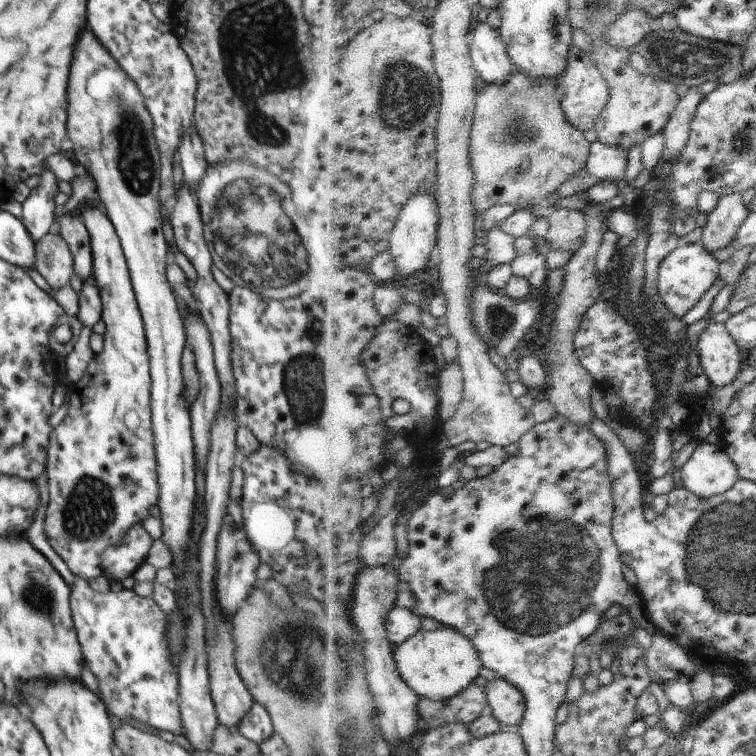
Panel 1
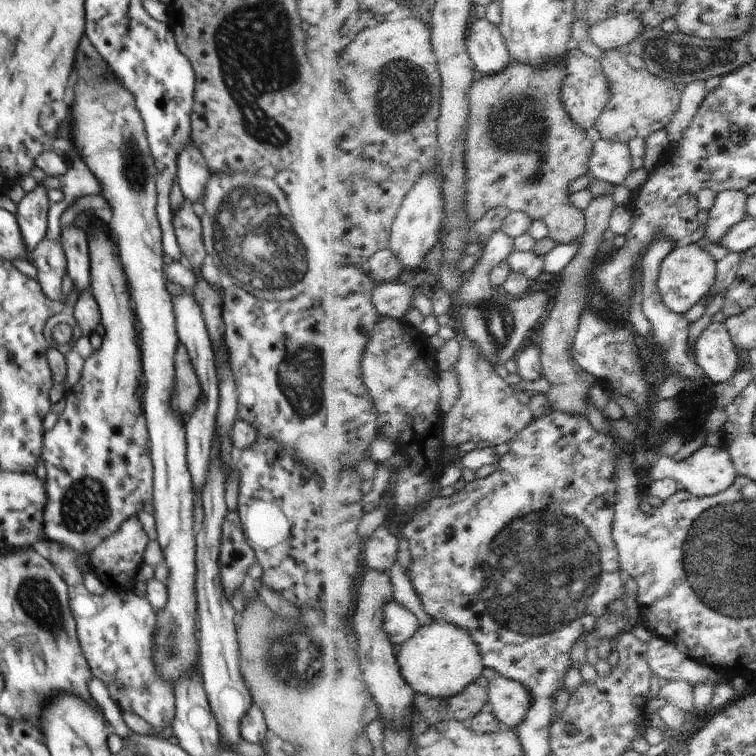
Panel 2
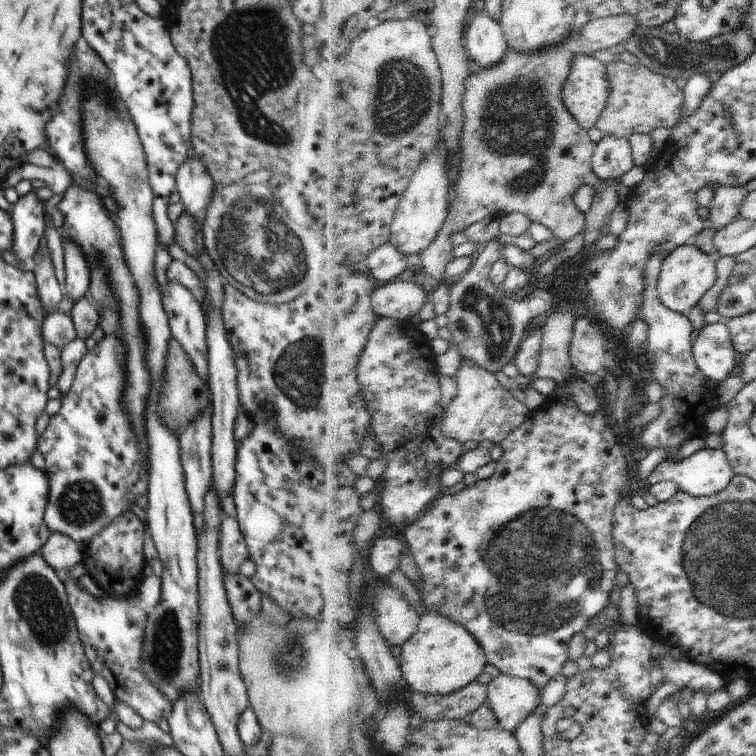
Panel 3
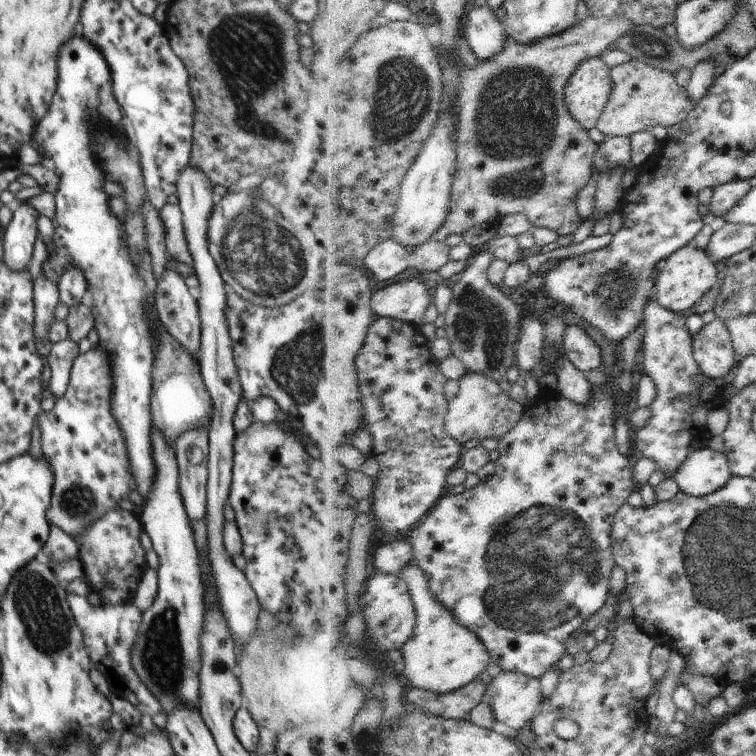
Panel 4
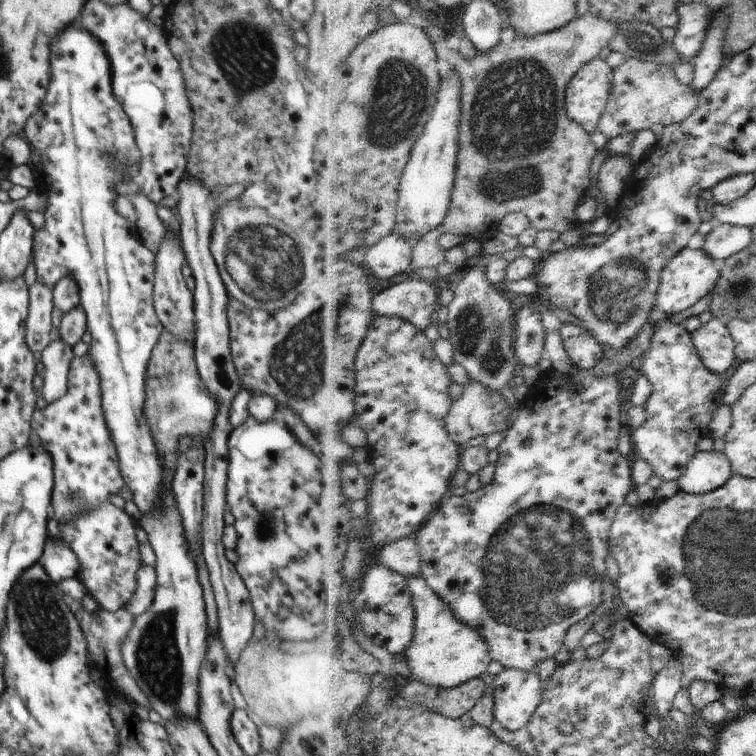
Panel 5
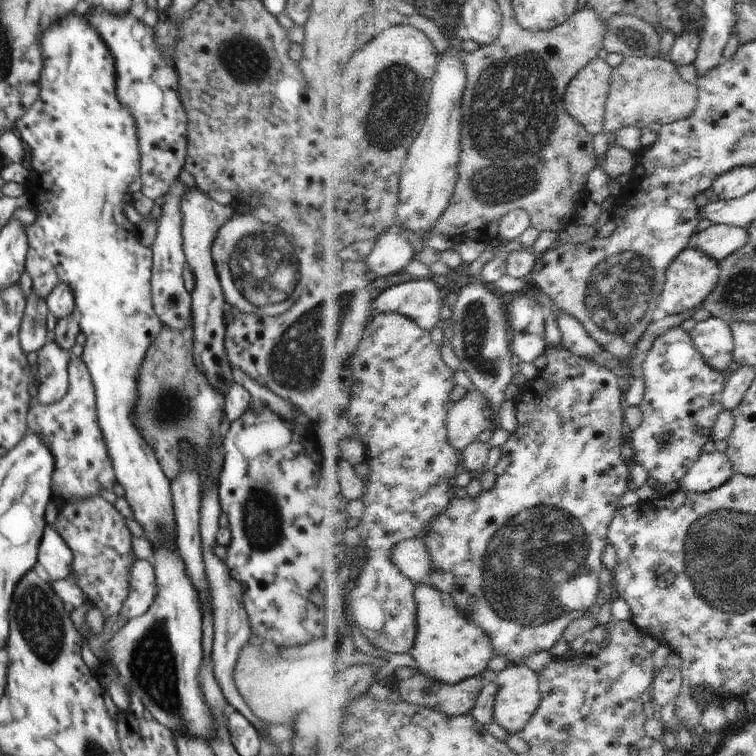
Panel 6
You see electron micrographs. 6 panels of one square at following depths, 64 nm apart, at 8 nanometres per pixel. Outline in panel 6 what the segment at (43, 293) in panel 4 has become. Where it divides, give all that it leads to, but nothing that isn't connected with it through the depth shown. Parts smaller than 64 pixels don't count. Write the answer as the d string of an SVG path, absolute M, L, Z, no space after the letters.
M36 291L30 292L25 304L24 316L19 332L21 347L29 354L41 349L46 342L47 300Z

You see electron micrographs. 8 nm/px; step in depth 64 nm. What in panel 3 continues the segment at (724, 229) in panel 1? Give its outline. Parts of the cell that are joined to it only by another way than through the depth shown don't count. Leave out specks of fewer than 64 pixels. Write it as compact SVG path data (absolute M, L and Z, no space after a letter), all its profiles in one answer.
M747 186L720 187L710 208L712 227L725 229L740 219L741 210L750 193Z

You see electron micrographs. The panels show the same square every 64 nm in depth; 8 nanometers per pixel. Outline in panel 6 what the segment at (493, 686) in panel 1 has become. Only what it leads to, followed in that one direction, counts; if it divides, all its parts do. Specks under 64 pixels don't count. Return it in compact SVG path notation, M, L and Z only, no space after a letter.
M513 665L497 675L495 681L500 685L495 720L510 734L522 732L543 704L540 674L530 665Z

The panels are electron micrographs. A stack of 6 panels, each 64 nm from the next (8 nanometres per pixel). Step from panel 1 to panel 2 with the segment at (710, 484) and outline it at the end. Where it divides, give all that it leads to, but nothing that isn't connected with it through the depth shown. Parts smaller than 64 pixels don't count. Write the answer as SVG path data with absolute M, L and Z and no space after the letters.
M704 445L699 451L683 461L676 461L672 456L667 455L658 457L656 463L650 469L650 477L646 480L648 480L648 486L652 486L653 482L665 478L675 478L680 484L683 484L684 488L692 491L696 496L709 497L716 496L734 486L739 475L731 452L724 445Z

